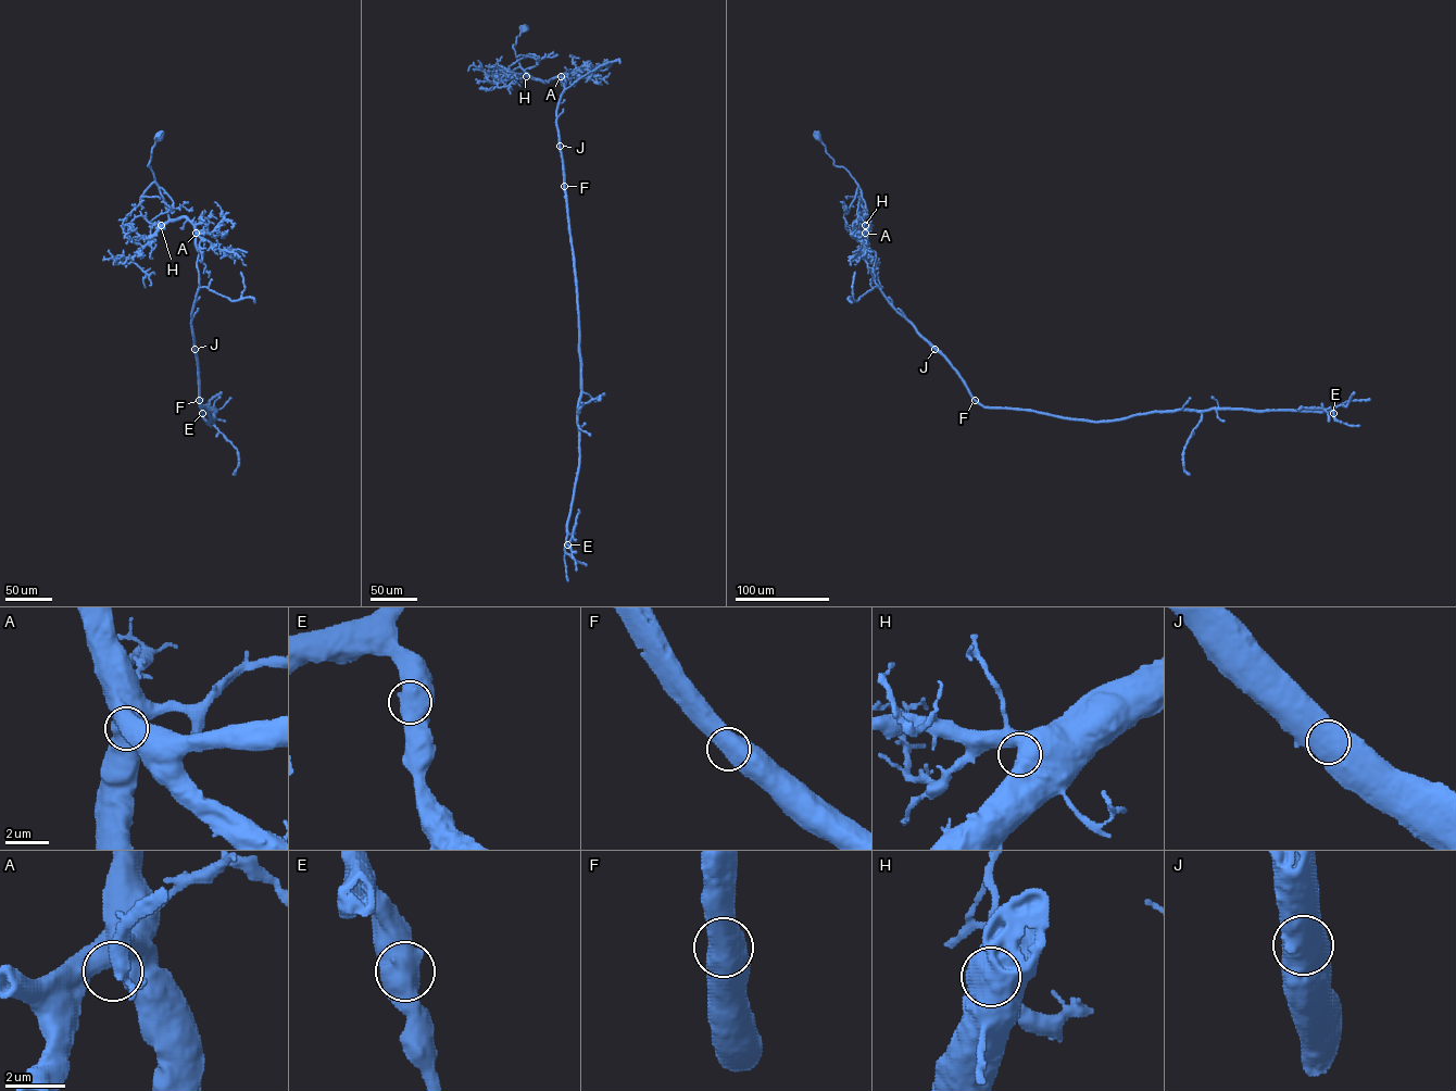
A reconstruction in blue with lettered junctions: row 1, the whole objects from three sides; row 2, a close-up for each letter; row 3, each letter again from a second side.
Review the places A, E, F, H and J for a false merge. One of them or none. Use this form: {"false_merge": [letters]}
{"false_merge": []}

